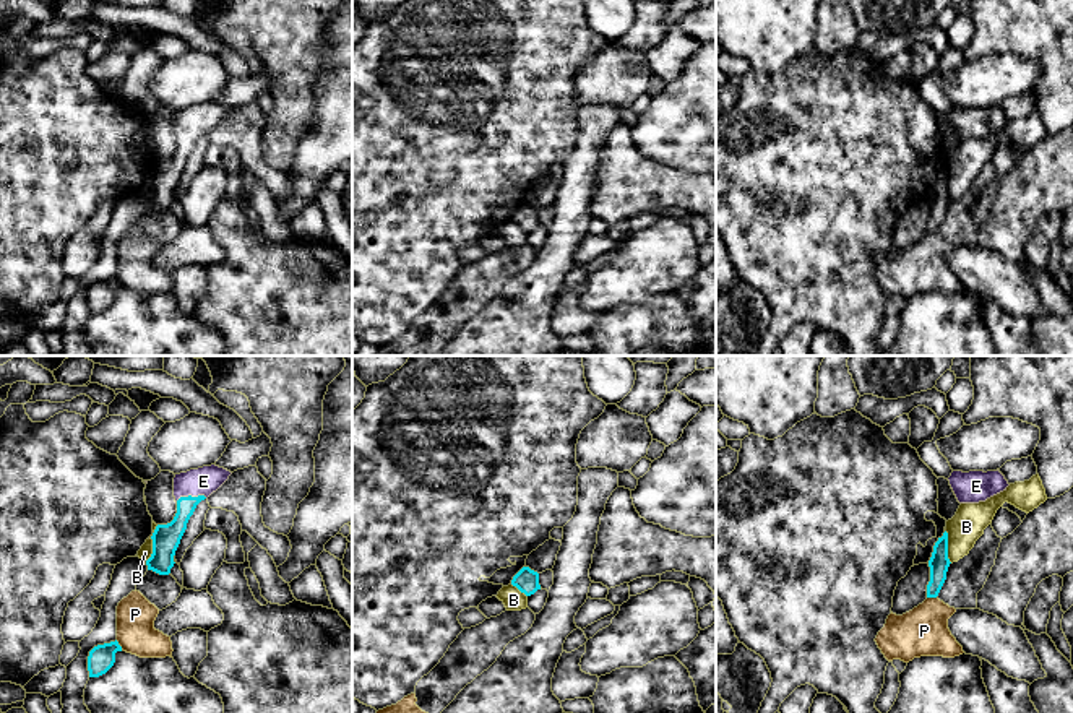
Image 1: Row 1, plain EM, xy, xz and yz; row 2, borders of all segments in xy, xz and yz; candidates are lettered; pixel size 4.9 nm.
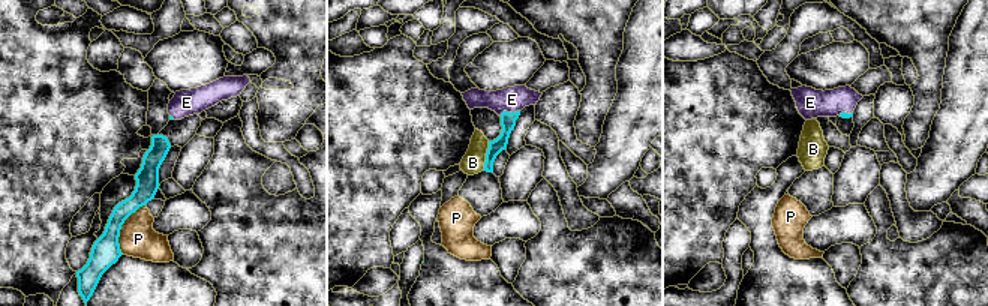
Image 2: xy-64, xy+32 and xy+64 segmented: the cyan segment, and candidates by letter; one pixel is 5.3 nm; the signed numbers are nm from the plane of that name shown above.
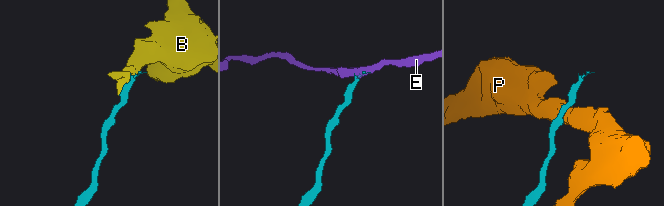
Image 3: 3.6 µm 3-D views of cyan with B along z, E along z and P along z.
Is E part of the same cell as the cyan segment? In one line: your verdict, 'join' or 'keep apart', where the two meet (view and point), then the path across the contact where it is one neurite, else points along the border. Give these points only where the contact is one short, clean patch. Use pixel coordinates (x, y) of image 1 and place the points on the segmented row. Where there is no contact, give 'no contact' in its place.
join | xy (190, 496) | across xy (166, 538), (177, 527), (190, 496), (203, 481)

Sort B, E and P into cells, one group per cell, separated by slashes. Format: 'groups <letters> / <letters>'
groups B / E / P

